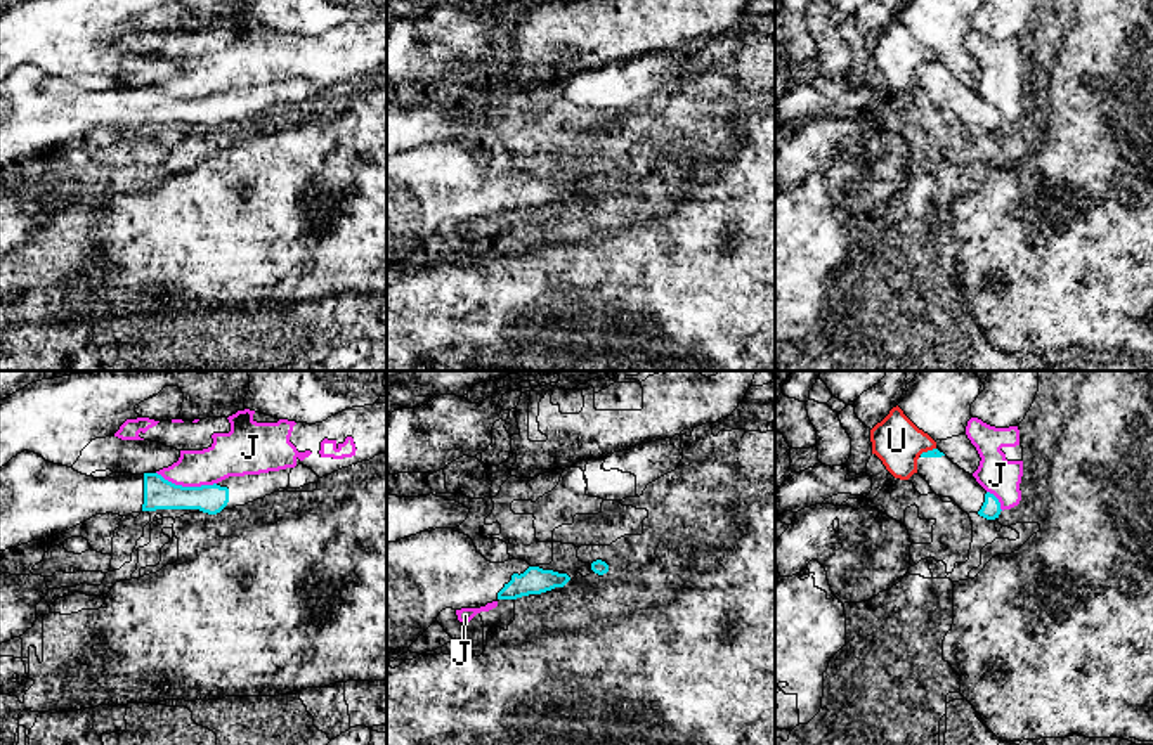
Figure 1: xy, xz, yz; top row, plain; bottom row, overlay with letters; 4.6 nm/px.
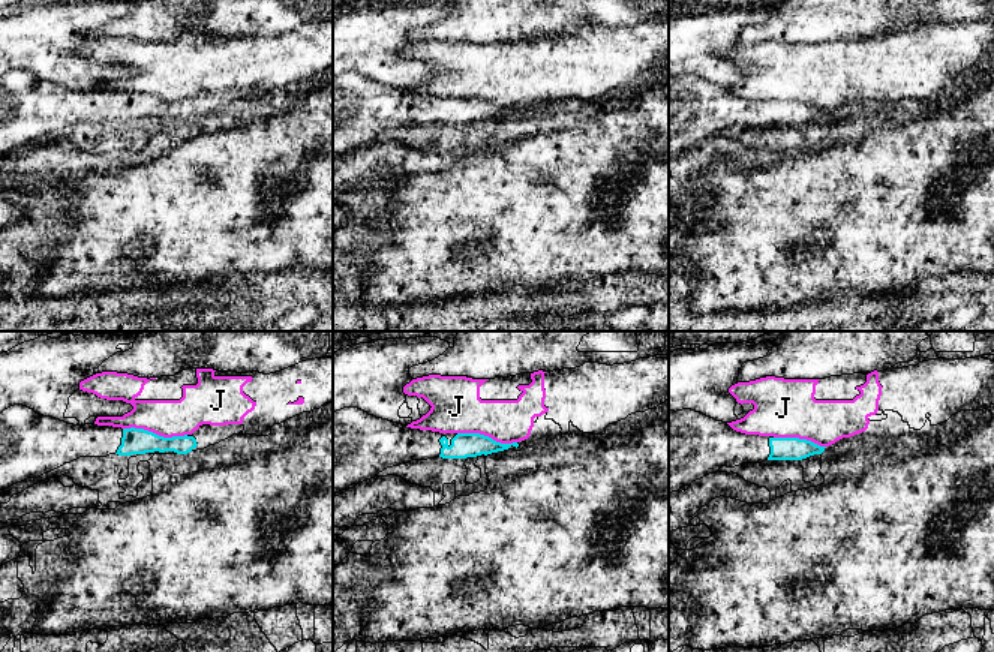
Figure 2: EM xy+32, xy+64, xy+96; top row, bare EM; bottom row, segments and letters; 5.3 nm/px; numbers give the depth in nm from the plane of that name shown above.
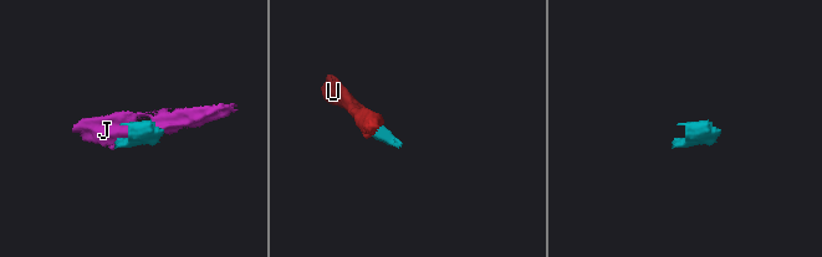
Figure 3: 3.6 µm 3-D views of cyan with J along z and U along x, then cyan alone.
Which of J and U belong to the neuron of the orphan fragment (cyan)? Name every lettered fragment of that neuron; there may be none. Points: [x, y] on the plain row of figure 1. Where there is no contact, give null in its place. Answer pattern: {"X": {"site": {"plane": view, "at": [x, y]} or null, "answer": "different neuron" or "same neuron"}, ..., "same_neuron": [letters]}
{"J": {"site": {"plane": "xy", "at": [186, 99]}, "answer": "different neuron"}, "U": {"site": {"plane": "yz", "at": [928, 63]}, "answer": "different neuron"}, "same_neuron": []}

